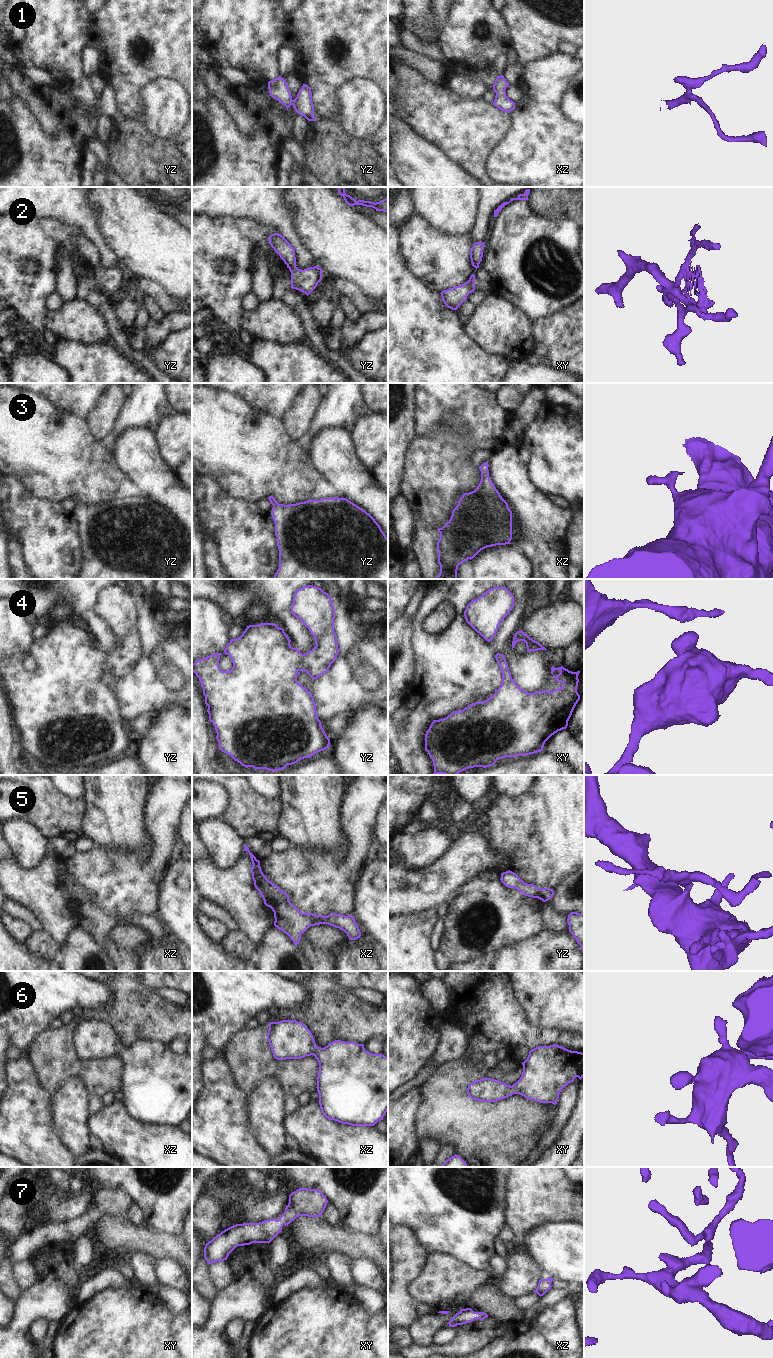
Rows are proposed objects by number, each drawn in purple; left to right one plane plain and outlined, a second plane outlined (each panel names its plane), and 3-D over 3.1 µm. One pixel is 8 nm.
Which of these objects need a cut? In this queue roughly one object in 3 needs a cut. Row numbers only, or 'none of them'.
none of them.

